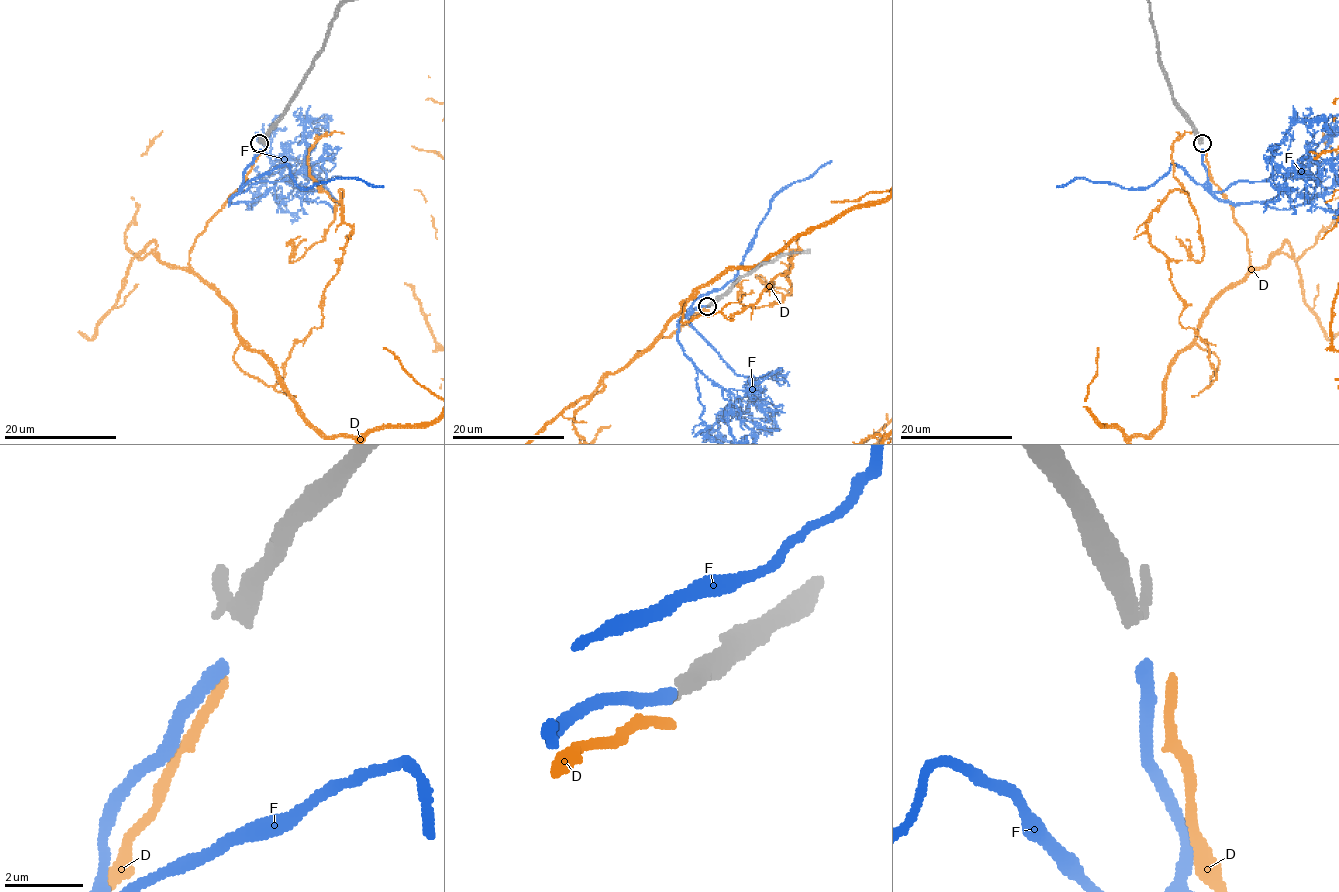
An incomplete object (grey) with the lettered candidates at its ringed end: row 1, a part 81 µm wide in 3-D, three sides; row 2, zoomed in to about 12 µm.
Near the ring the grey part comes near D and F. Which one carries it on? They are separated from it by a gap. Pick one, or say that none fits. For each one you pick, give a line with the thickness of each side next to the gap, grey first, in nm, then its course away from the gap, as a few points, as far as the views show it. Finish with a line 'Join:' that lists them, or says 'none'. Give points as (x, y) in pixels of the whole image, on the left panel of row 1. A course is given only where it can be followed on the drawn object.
Join: none

